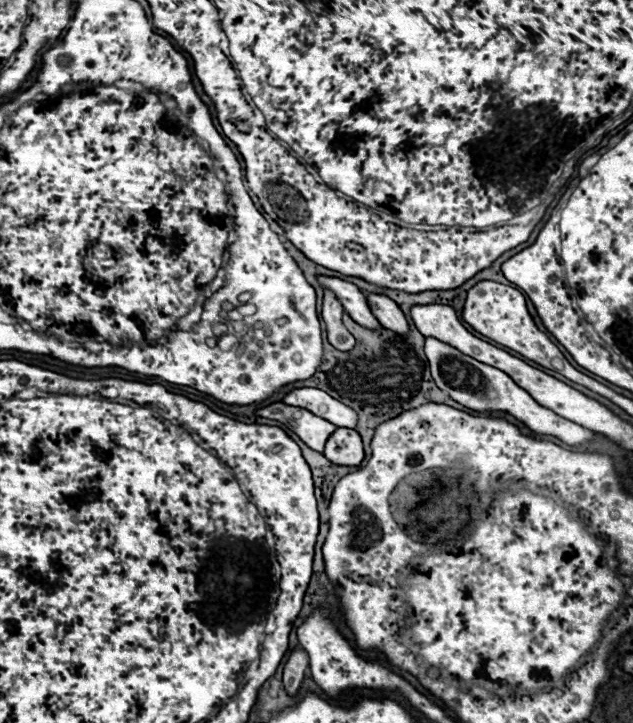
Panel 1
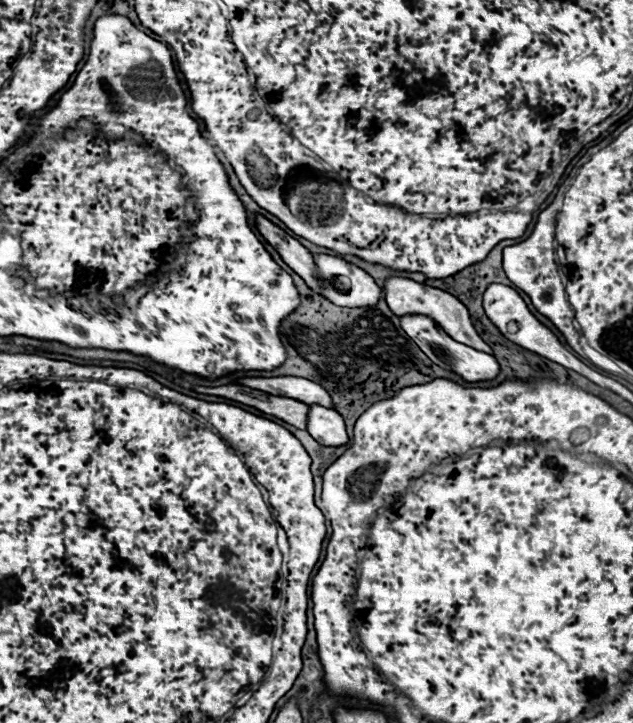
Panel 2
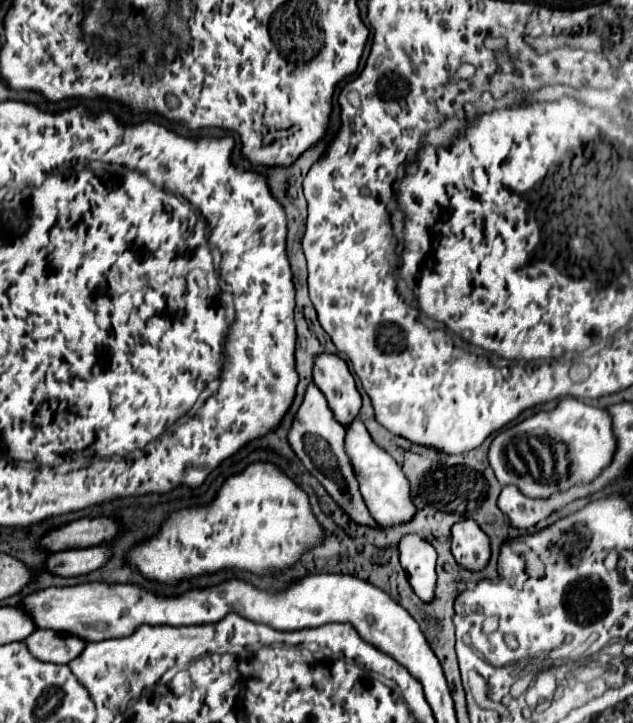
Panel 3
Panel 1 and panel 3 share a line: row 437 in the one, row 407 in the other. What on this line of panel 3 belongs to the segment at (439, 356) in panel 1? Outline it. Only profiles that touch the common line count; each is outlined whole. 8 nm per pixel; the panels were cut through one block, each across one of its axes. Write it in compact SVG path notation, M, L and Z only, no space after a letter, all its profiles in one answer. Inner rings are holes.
M564 398L552 410L540 410L534 416L502 428L490 444L488 464L502 486L518 486L526 496L550 496L576 482L590 482L612 460L616 440L606 410L588 406L576 398Z

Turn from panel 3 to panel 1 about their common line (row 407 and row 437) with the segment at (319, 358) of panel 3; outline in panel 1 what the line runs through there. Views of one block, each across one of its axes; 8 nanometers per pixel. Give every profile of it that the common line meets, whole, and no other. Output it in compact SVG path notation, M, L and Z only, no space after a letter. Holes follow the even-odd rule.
M336 428L324 446L324 456L334 464L358 466L364 460L360 434L352 428Z

